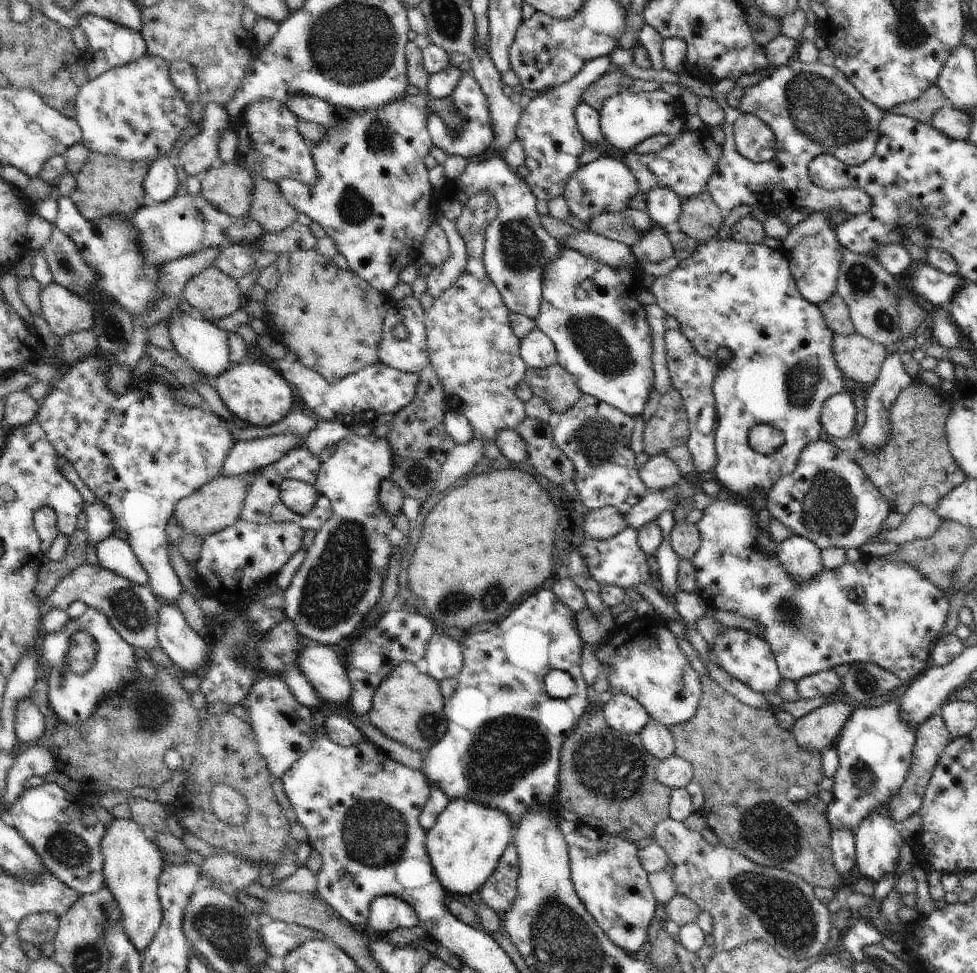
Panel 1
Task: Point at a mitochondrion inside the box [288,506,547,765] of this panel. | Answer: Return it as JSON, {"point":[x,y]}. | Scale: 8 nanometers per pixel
{"point":[336,584]}

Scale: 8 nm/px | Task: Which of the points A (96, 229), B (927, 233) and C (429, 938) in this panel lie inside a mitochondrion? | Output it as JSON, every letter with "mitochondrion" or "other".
{"A":"other","B":"other","C":"other"}

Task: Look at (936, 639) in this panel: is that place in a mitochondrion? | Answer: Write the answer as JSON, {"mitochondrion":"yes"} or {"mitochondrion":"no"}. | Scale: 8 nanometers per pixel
{"mitochondrion":"no"}

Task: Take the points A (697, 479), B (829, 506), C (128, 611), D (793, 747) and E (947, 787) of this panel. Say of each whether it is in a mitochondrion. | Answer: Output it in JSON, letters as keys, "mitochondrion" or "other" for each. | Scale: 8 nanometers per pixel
{"A":"other","B":"mitochondrion","C":"mitochondrion","D":"other","E":"other"}

